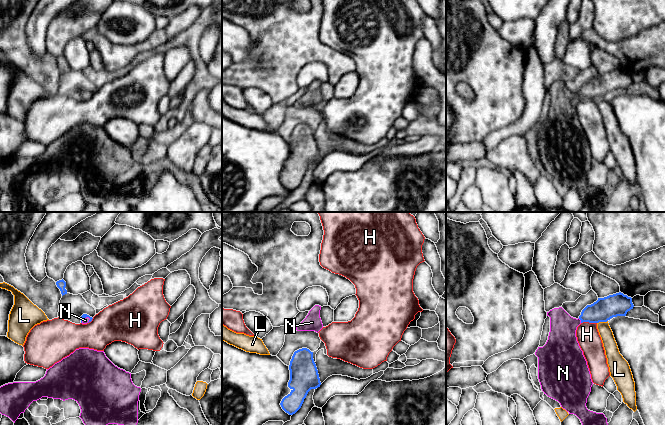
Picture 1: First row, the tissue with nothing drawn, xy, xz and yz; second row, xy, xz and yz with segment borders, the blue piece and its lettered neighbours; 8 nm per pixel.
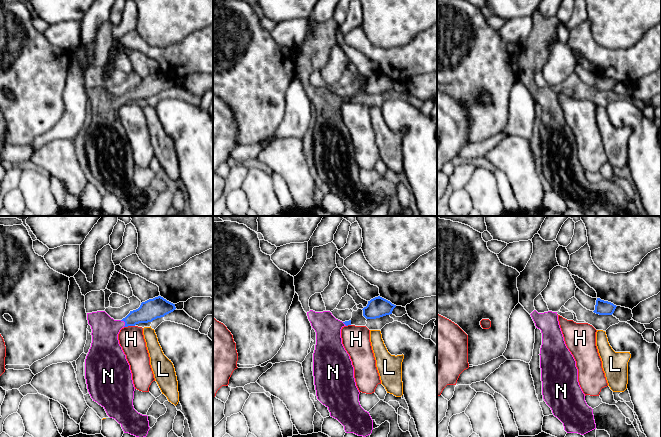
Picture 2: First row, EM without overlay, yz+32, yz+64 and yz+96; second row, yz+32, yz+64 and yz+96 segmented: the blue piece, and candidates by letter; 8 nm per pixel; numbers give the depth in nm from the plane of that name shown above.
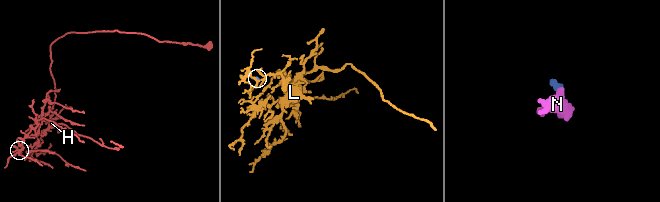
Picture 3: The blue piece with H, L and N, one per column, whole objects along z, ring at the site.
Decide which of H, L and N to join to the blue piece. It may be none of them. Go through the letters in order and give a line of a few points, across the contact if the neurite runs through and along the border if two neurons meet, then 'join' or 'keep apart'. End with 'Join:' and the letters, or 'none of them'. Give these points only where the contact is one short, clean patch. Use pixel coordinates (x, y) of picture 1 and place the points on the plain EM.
H: line yz (596, 98), (581, 99); keep apart
L: line yz (607, 96), (597, 99); keep apart
N: line yz (604, 85), (590, 89), (580, 95), (562, 113), (562, 120); join
Join: N

